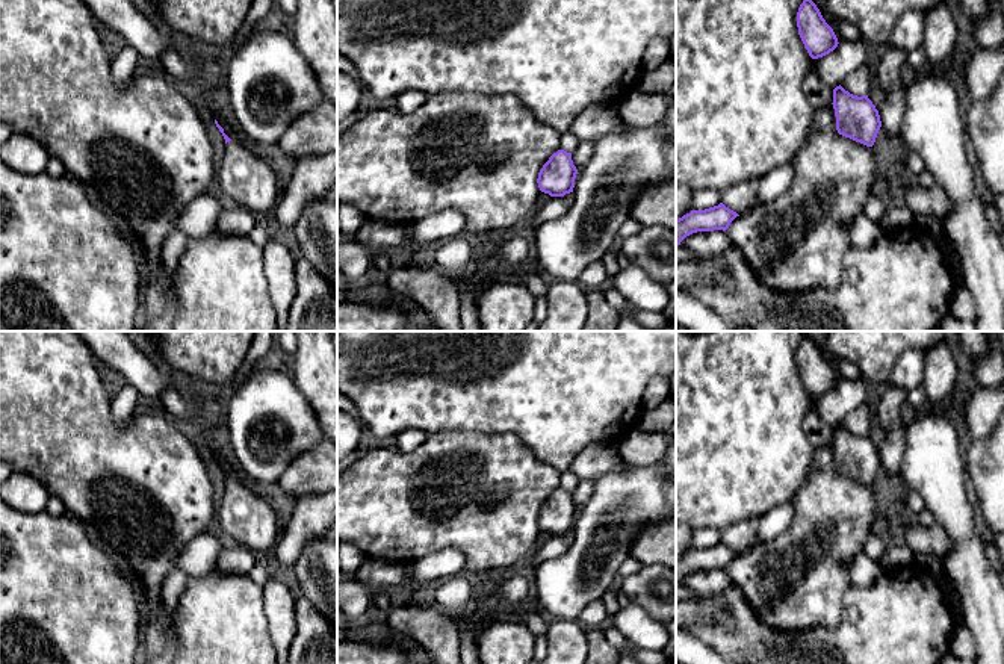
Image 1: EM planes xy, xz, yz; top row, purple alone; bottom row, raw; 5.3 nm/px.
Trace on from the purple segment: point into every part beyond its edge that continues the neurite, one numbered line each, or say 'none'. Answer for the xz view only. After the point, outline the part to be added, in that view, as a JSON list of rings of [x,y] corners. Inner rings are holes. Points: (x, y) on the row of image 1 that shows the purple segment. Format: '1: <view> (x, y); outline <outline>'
none

